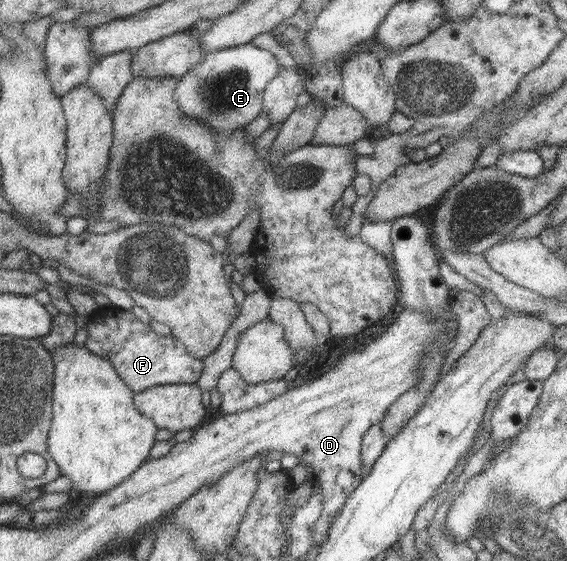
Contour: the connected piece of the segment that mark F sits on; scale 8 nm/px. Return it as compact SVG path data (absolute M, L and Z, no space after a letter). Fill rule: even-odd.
M98 307L85 323L88 332L83 343L94 355L107 359L120 379L133 391L168 384L194 384L200 377L203 360L192 357L184 344L171 335L158 335L147 323L140 322L130 310Z

